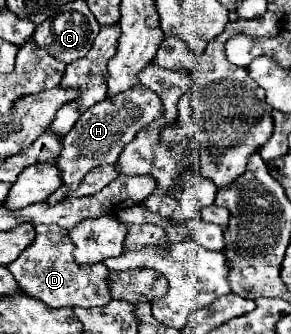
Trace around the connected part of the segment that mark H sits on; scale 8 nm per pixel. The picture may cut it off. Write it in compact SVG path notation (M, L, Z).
M136 85L136 87L132 87L132 89L128 89L128 91L122 91L122 93L114 95L114 97L106 97L104 101L96 103L94 107L90 107L90 109L78 119L76 127L62 139L62 151L60 151L60 155L56 157L56 165L58 165L58 169L60 169L62 185L64 185L64 183L70 185L70 189L64 189L62 193L74 191L74 189L80 185L80 179L82 179L92 167L98 167L98 165L114 165L116 159L118 159L118 155L120 155L120 151L124 149L124 145L130 143L130 141L136 137L136 133L138 133L140 129L148 127L148 125L150 125L154 119L158 119L160 115L164 115L164 107L162 107L158 95L152 93L152 91L148 91L144 85Z

